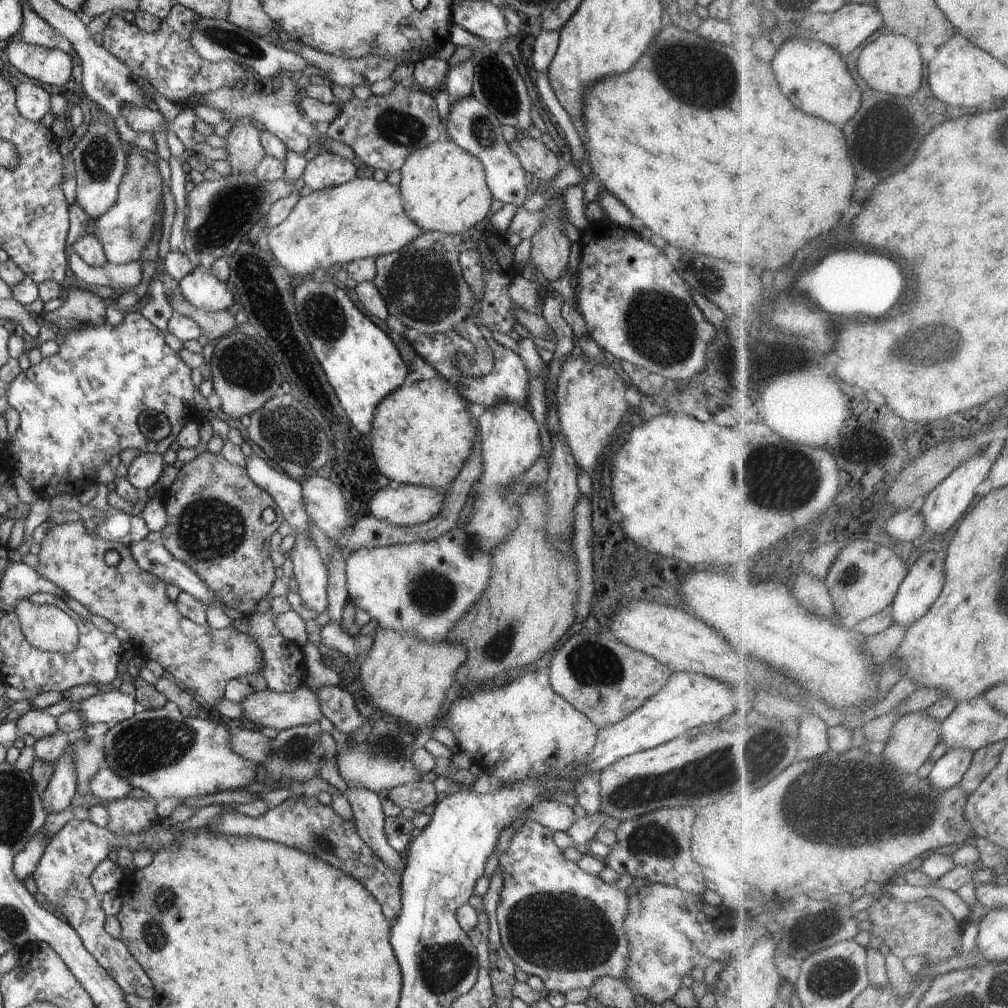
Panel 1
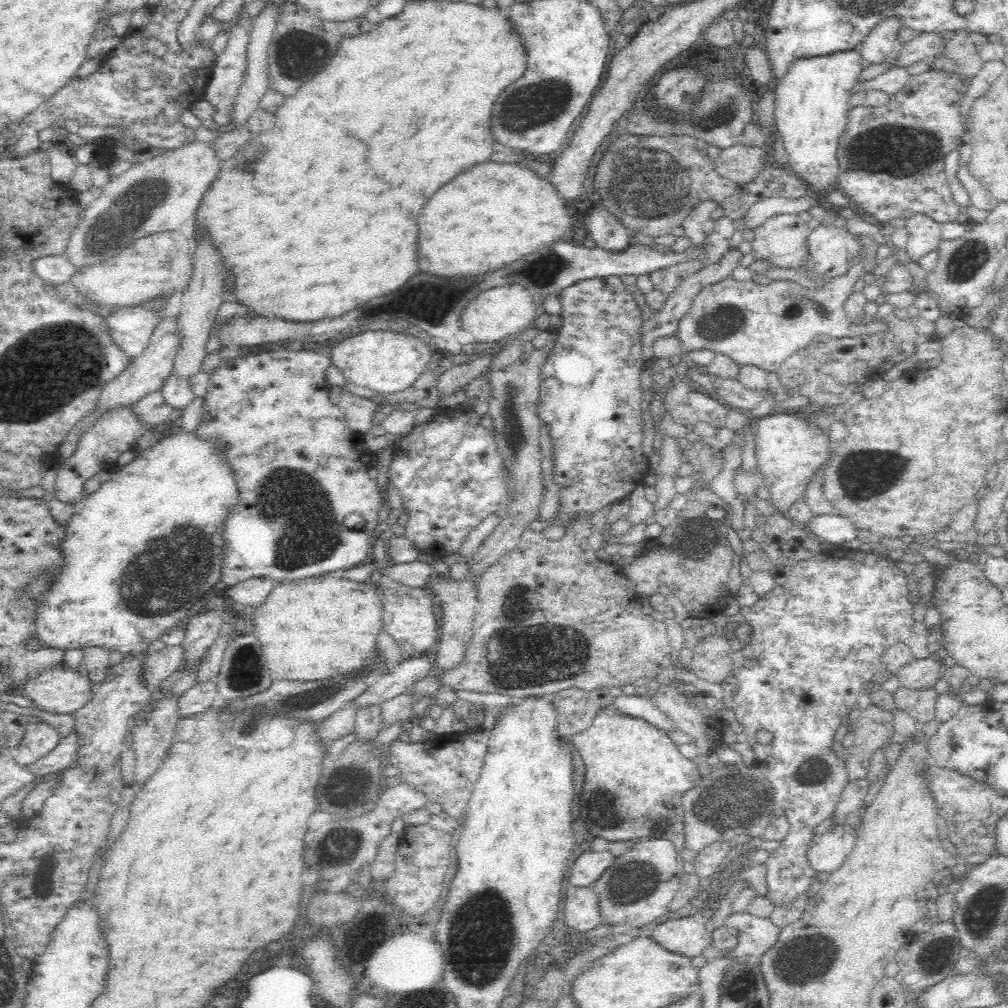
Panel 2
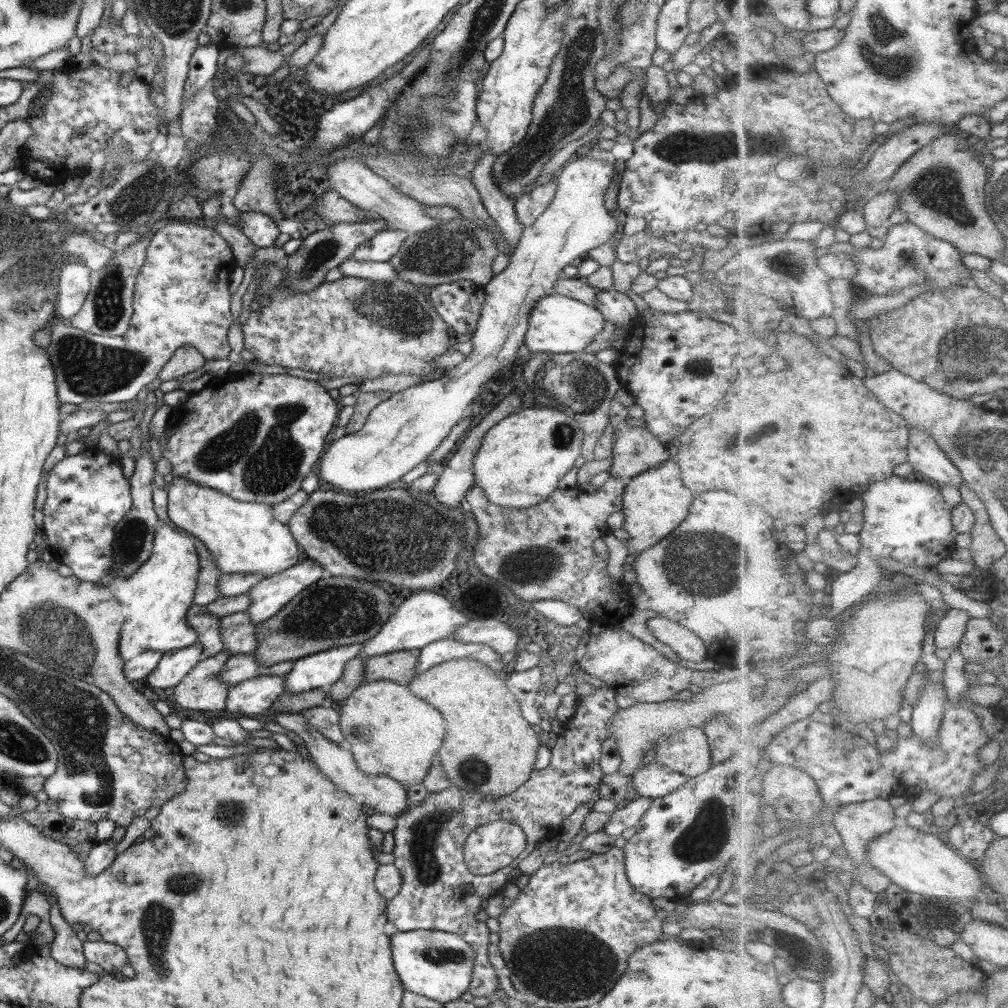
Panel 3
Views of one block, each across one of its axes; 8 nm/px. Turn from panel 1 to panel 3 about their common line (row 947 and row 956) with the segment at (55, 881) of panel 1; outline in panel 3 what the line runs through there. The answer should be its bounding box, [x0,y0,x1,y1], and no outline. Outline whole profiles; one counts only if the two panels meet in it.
[83,940,128,972]

